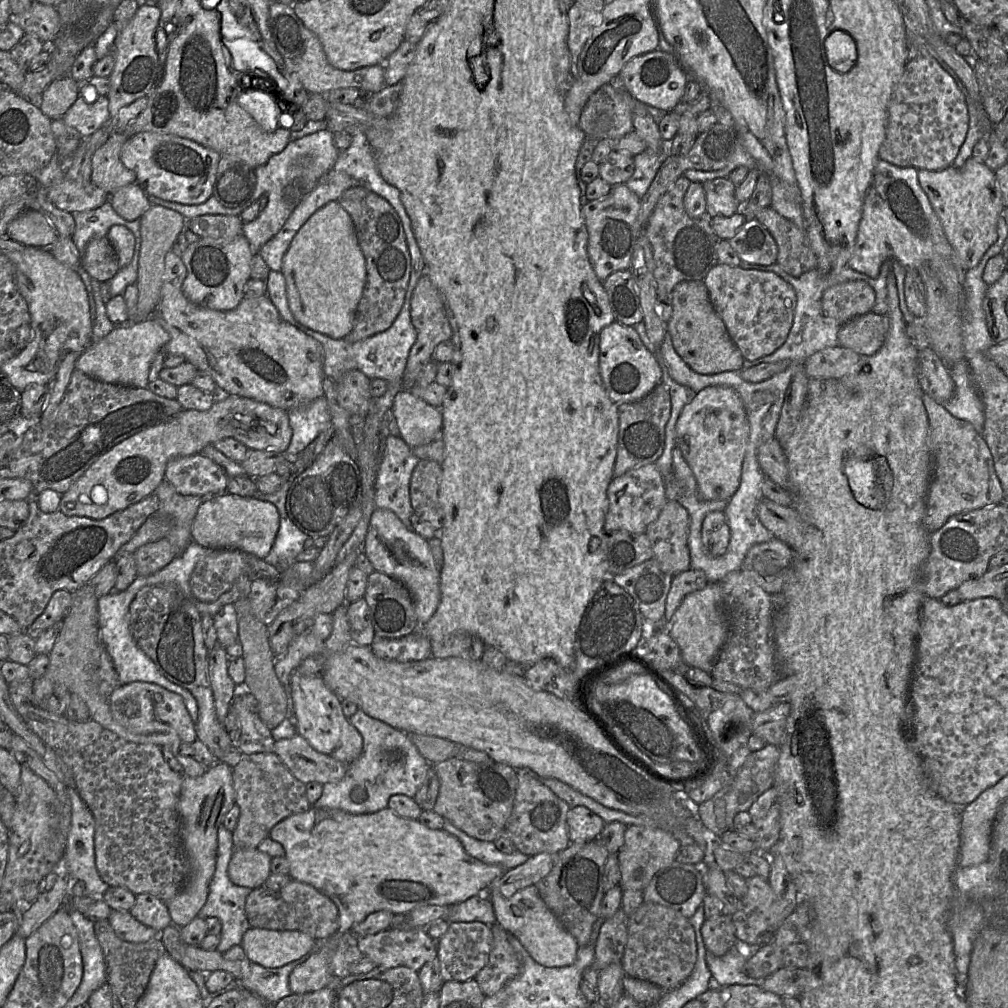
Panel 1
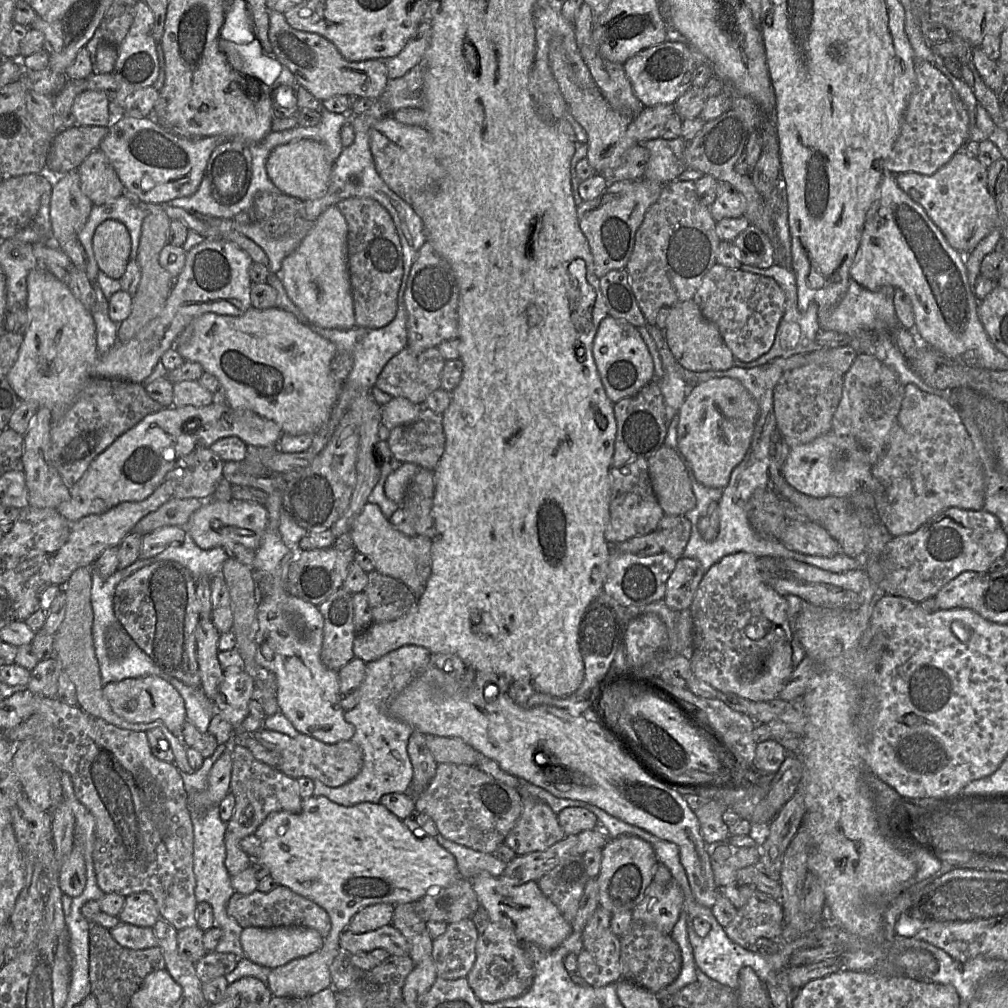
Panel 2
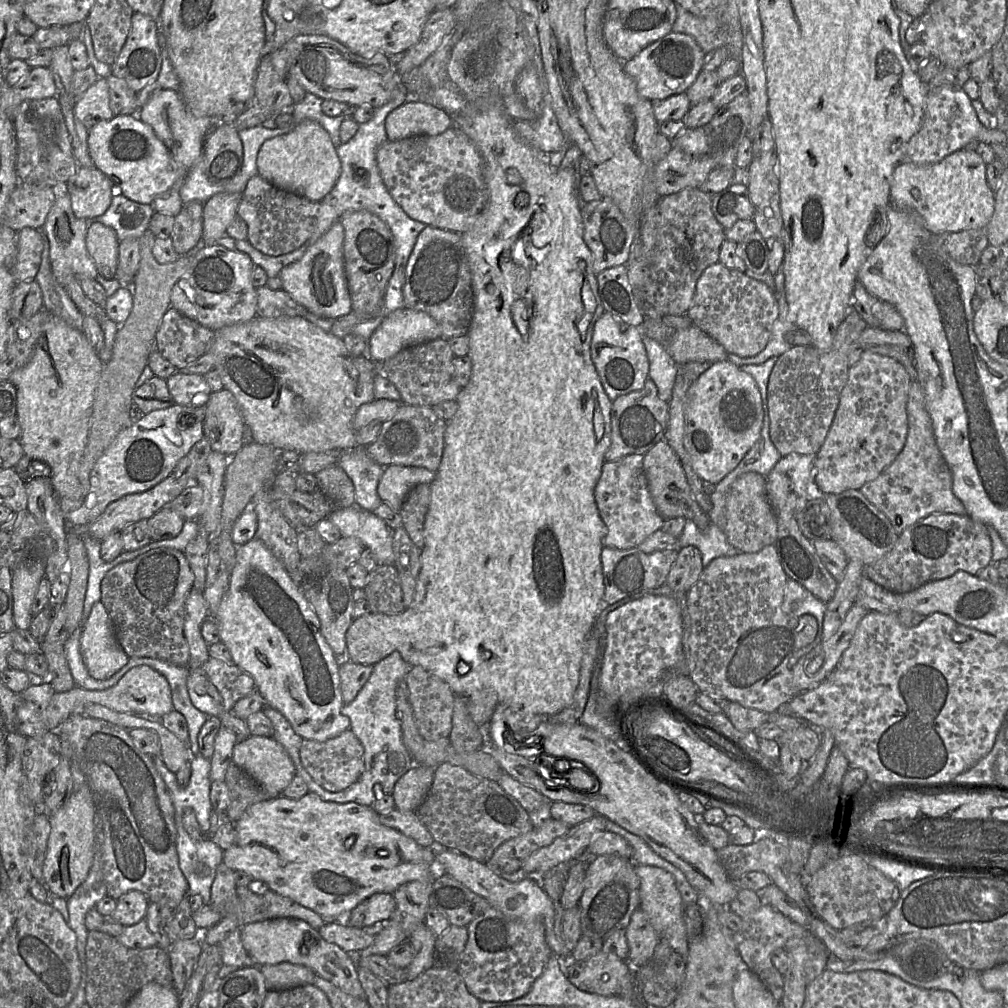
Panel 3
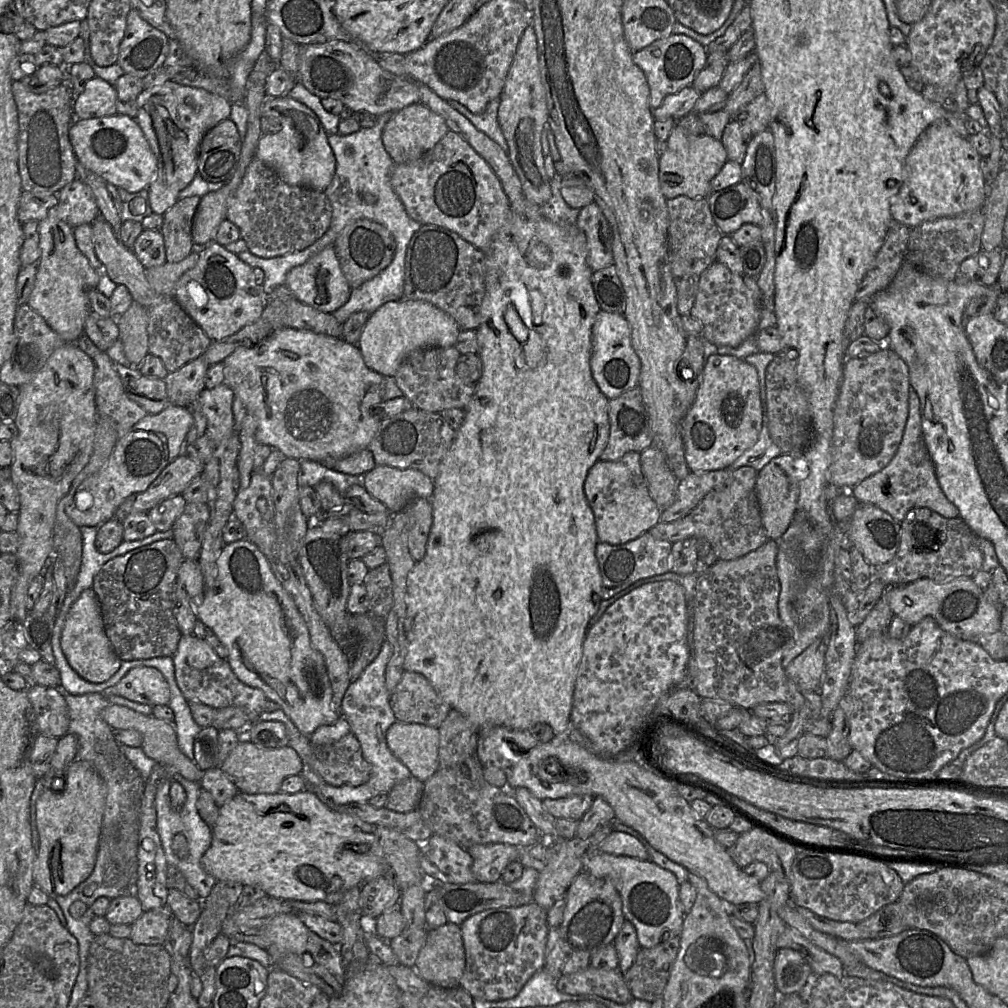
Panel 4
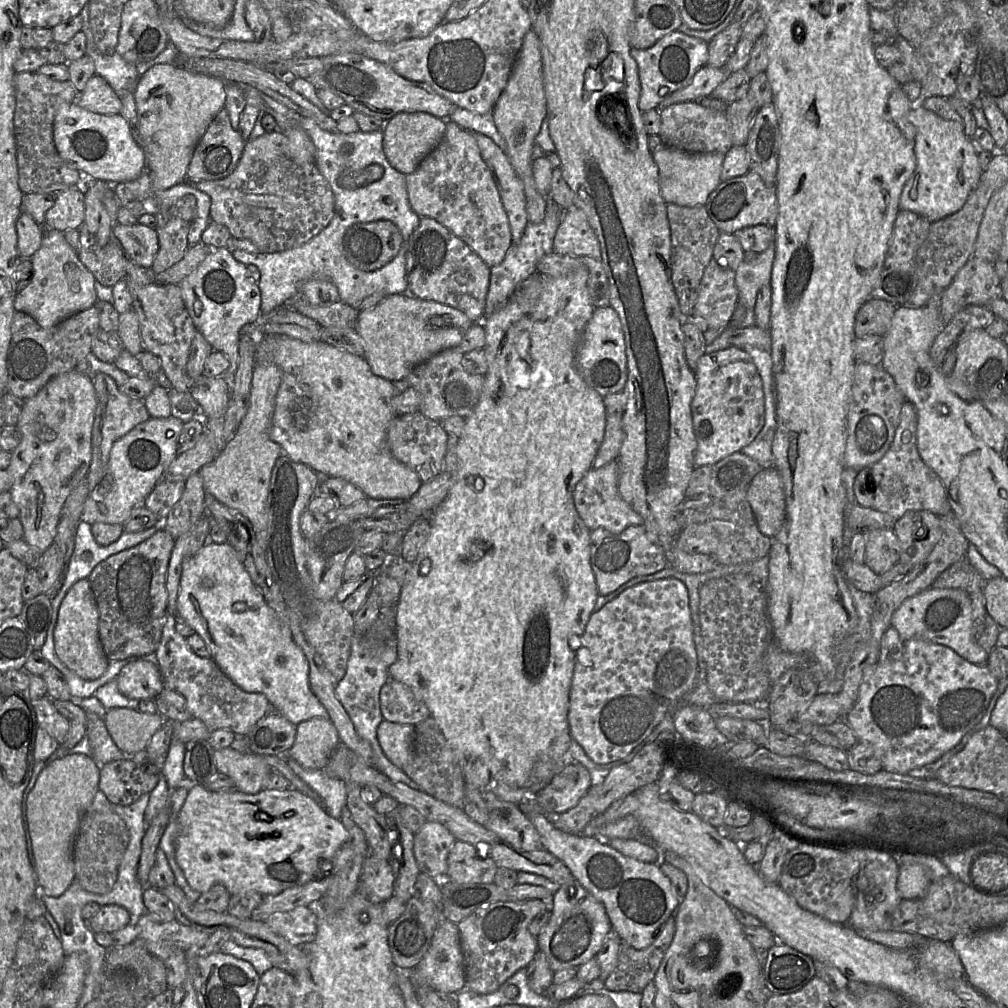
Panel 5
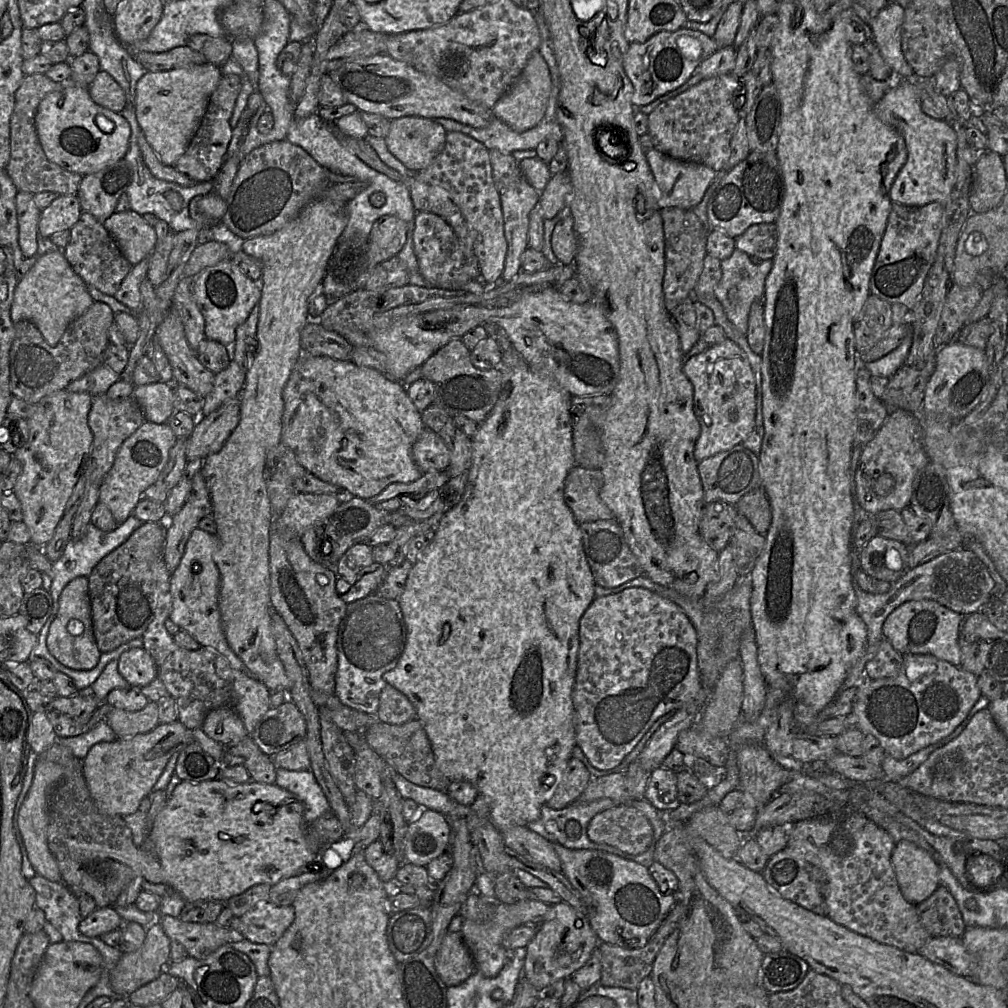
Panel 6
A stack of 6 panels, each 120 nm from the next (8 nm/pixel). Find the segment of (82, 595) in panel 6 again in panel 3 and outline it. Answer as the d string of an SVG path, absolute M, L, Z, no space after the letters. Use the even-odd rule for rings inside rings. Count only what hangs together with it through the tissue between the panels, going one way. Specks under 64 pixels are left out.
M101 601L93 605L83 625L80 653L89 675L96 680L109 679L128 663L129 656L119 644Z

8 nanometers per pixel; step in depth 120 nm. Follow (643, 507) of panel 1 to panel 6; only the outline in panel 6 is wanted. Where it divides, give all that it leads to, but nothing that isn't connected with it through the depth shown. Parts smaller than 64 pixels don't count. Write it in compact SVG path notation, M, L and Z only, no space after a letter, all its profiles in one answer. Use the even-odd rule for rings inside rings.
M577 464L570 469L565 479L564 498L566 505L569 507L578 522L614 520L613 512L599 497L601 477L602 474L599 469L583 468Z

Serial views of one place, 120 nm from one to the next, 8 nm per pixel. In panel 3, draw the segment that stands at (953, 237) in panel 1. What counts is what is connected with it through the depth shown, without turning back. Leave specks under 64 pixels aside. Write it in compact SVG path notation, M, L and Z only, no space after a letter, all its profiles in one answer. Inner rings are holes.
M968 148L928 165L901 161L892 175L891 205L898 210L917 213L933 234L969 229L985 230L995 206L994 192L986 179L986 165L976 151Z

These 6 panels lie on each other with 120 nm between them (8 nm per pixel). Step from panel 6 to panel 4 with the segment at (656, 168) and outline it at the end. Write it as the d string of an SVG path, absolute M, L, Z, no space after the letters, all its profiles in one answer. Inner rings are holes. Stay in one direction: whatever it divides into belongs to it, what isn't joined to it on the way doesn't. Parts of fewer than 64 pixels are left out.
M676 124L666 142L667 147L659 156L659 182L664 197L707 198L711 180L728 160L722 141L706 134L692 133Z

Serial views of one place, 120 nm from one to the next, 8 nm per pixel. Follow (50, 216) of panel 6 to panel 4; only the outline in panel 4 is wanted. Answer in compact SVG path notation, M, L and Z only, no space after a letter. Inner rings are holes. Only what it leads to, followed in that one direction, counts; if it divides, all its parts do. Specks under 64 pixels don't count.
M78 178L59 191L55 207L60 219L72 228L91 224L100 213L91 188Z

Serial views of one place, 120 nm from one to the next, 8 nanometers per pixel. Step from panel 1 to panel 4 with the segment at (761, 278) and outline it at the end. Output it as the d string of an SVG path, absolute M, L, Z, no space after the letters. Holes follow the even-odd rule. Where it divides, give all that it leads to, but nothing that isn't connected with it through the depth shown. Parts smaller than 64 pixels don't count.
M717 260L700 276L690 315L700 321L702 339L718 347L741 345L757 332L760 321L760 310L752 292L744 283L743 275L732 272Z

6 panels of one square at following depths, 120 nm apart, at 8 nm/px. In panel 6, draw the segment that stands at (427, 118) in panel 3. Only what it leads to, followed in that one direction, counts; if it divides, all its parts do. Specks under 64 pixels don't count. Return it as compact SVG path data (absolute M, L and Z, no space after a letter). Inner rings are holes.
M401 117L391 120L385 137L390 153L410 172L428 167L443 150L446 131L432 119Z

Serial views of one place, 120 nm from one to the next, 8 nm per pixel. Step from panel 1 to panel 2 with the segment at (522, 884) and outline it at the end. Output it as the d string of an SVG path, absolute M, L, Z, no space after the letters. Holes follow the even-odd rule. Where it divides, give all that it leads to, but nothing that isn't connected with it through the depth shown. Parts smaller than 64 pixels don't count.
M566 835L544 851L516 856L506 867L502 879L512 885L538 881L562 861L575 855L578 835Z

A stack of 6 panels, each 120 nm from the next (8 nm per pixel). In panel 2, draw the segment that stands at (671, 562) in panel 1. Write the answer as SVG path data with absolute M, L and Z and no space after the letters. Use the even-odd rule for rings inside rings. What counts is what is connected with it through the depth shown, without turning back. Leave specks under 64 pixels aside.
M665 515L653 532L658 537L662 551L674 559L683 557L683 552L691 534L691 523L684 515Z

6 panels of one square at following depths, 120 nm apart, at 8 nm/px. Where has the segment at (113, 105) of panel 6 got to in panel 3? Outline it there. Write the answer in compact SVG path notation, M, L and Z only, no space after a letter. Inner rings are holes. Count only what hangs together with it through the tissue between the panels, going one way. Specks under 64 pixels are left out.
M99 77L80 96L75 103L74 113L87 129L91 129L97 123L114 117L110 108L109 87L106 78Z

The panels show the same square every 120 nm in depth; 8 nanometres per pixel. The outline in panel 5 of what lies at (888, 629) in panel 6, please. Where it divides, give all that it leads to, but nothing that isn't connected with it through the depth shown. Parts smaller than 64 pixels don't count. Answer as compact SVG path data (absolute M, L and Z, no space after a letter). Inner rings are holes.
M929 587L908 597L893 613L891 626L898 631L903 642L917 638L941 644L971 663L987 665L989 654L975 642L973 636L971 597L963 590Z

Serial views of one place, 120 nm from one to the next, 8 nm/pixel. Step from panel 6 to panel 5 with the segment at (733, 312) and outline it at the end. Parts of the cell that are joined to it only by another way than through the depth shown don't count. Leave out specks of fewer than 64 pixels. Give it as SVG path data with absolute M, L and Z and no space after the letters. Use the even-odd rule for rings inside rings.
M771 244L752 261L743 260L735 271L739 302L746 310L754 310L759 289L770 283L774 258L775 244Z

